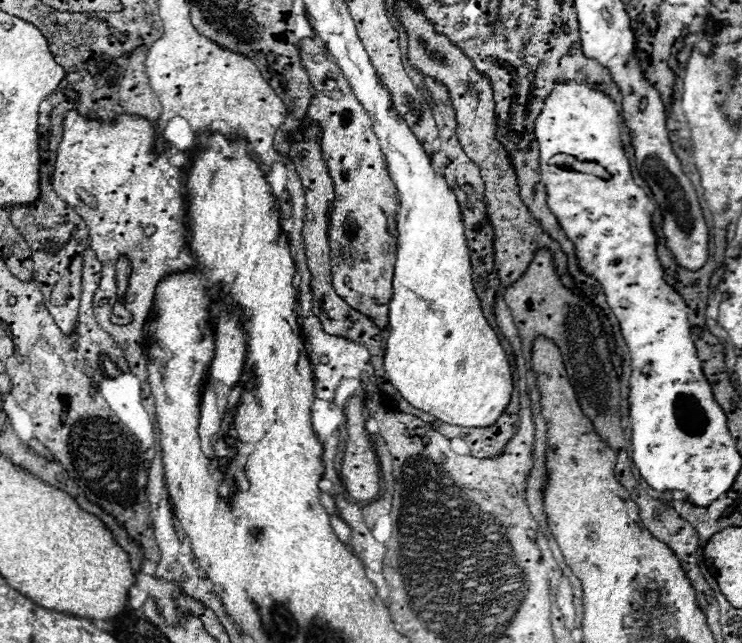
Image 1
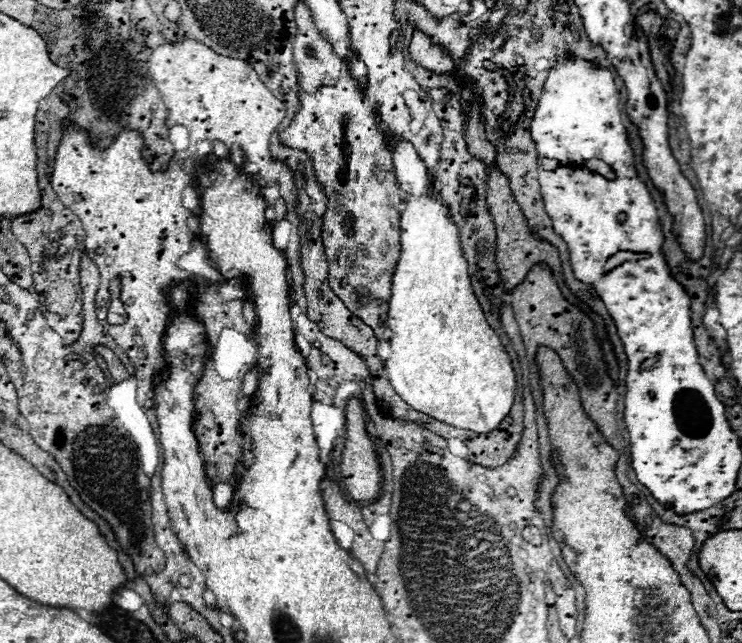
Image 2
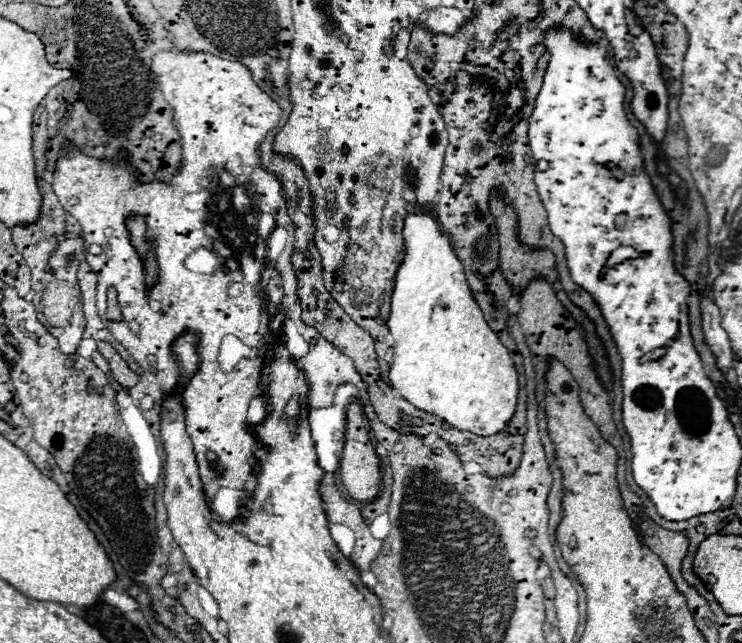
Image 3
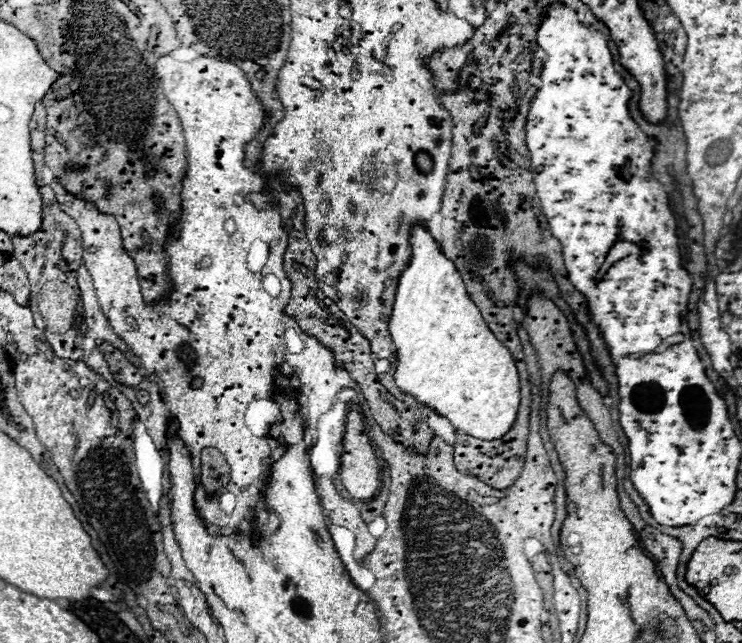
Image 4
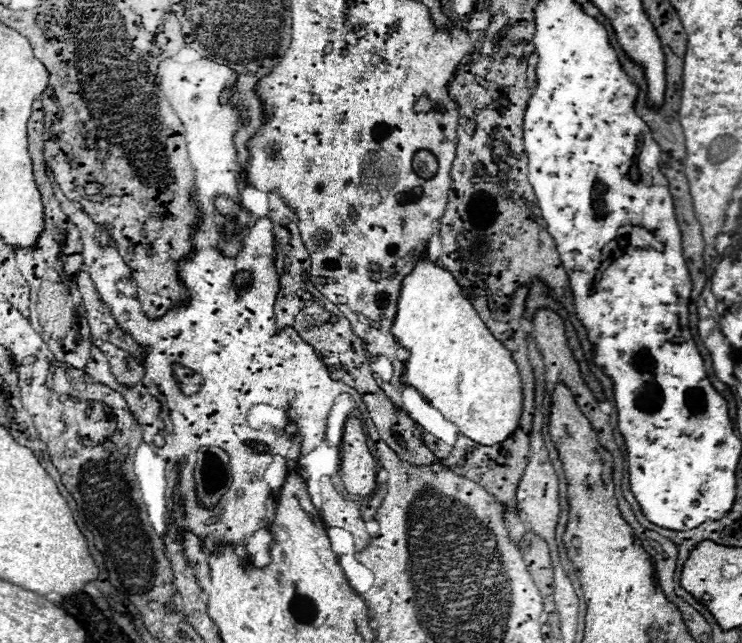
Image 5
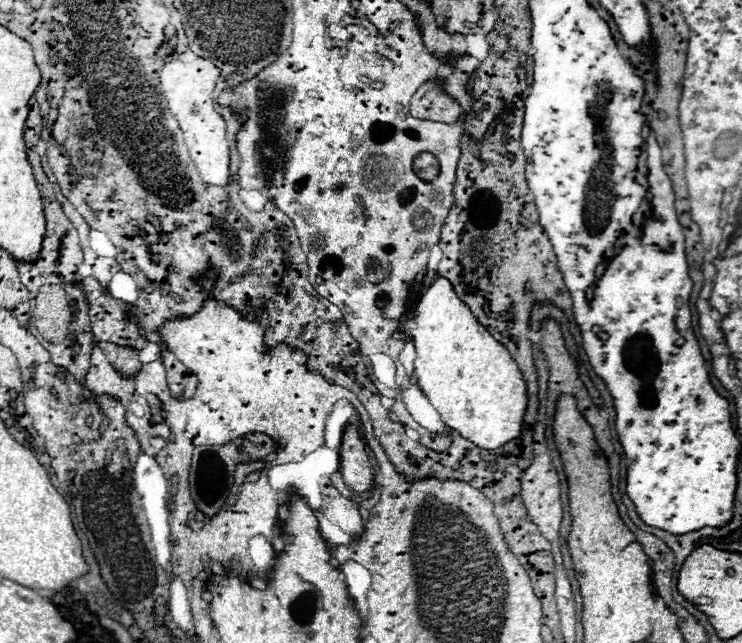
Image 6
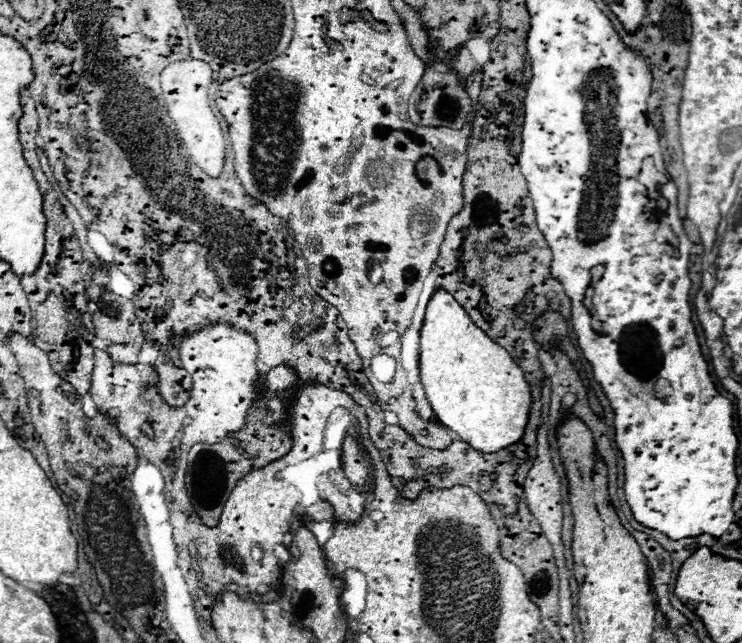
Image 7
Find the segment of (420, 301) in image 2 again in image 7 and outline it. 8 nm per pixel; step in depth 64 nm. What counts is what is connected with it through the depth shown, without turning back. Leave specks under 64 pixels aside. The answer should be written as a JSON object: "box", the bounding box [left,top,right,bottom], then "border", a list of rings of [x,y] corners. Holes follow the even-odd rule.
{"box":[420,290,532,454],"border":[[[444,290],[432,294],[420,330],[420,378],[436,420],[448,430],[456,432],[460,440],[468,442],[474,450],[492,454],[522,440],[532,406],[532,394],[524,372],[502,346],[498,346],[472,324],[464,308]]]}

